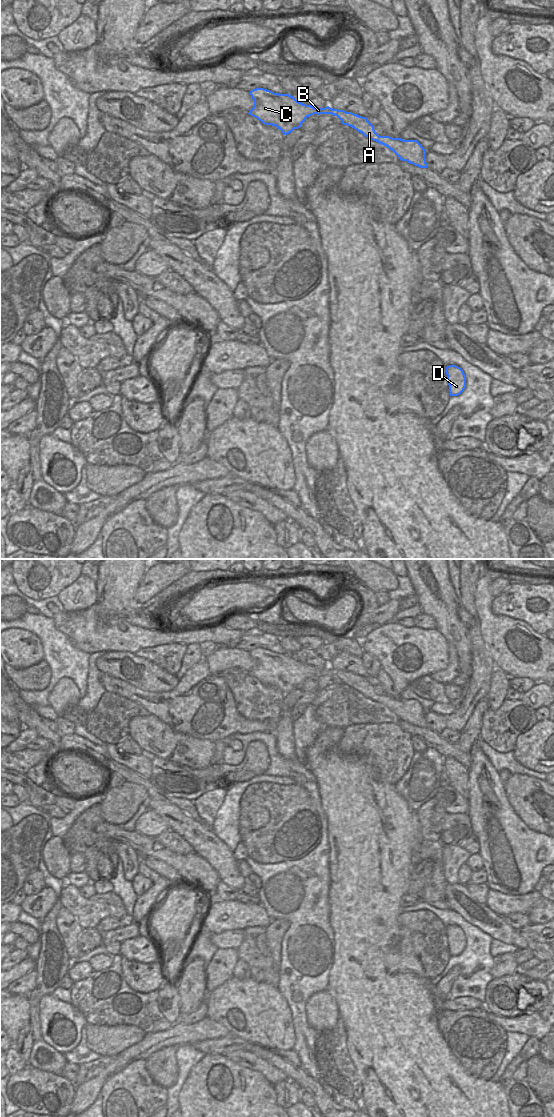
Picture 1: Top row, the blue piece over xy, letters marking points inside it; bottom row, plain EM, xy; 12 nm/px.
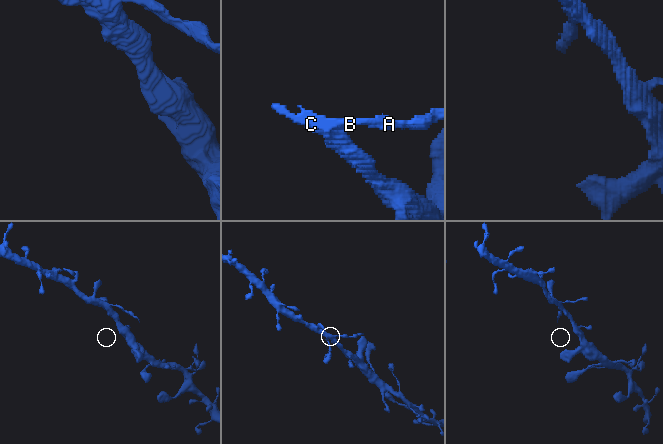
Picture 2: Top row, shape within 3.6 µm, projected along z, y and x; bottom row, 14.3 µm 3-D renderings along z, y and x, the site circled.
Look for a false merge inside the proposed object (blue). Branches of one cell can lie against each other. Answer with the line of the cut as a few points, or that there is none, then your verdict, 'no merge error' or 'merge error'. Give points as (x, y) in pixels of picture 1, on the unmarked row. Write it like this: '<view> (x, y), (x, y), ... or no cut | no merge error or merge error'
xy (330, 668), (323, 673) | merge error

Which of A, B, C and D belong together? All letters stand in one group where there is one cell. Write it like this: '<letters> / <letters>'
A / B C D

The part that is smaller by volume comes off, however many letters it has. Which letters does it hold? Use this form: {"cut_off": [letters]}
{"cut_off": ["A"]}

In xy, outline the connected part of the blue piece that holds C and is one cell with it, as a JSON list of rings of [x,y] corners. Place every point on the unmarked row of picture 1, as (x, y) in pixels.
[[[264,648],[250,651],[254,667],[248,673],[265,685],[276,686],[284,695],[301,687],[307,677],[330,671],[330,667],[315,668],[297,661],[289,654],[274,653]]]

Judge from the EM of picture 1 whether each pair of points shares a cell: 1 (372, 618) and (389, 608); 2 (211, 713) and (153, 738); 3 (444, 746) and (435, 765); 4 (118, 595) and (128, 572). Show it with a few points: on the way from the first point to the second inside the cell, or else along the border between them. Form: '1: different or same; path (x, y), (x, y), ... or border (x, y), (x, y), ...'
1: same; path (376, 617), (385, 612)
2: different; border (154, 716), (176, 731), (188, 733), (196, 738)
3: different; border (427, 747), (434, 748), (444, 758)
4: same; path (118, 589), (118, 582), (122, 578)

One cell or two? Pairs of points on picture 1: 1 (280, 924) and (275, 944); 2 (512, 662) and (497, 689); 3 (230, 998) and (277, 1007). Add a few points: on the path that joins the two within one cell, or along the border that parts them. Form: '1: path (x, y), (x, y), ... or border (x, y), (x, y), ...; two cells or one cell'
1: path (277, 929), (275, 931), (275, 939); one cell
2: border (496, 667), (503, 670), (510, 677); two cells
3: path (242, 1003), (262, 1003), (265, 1006); one cell

